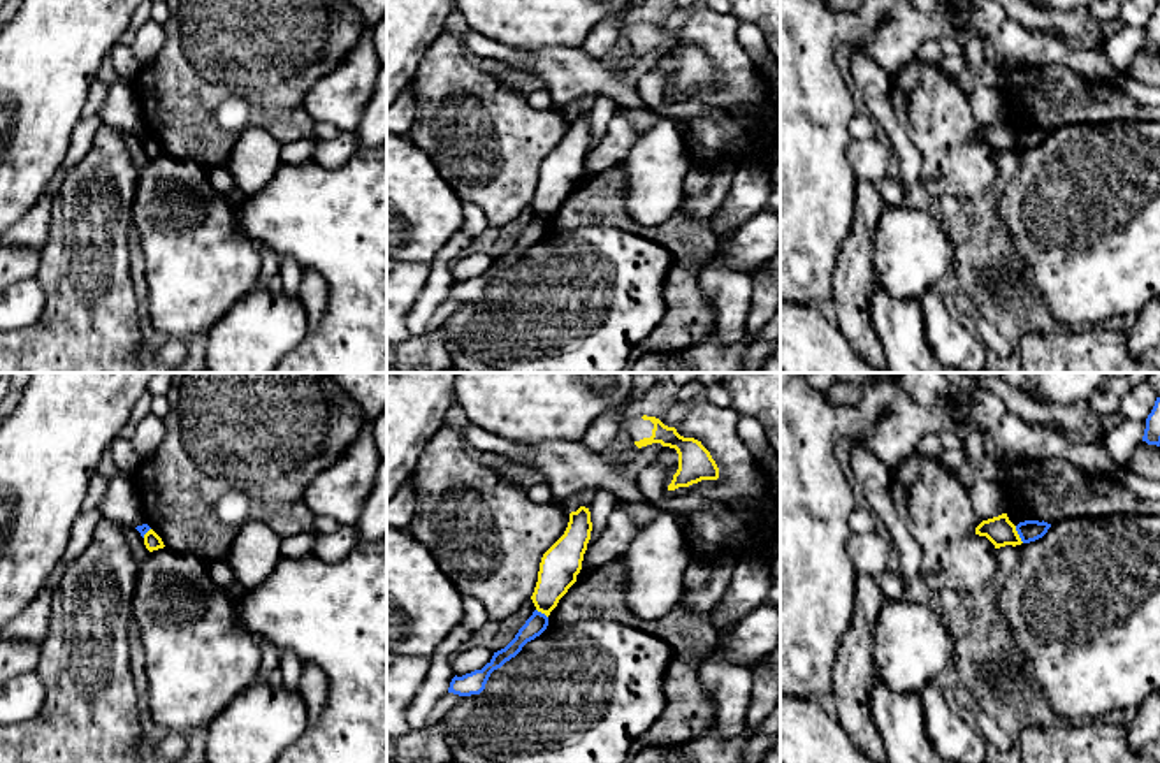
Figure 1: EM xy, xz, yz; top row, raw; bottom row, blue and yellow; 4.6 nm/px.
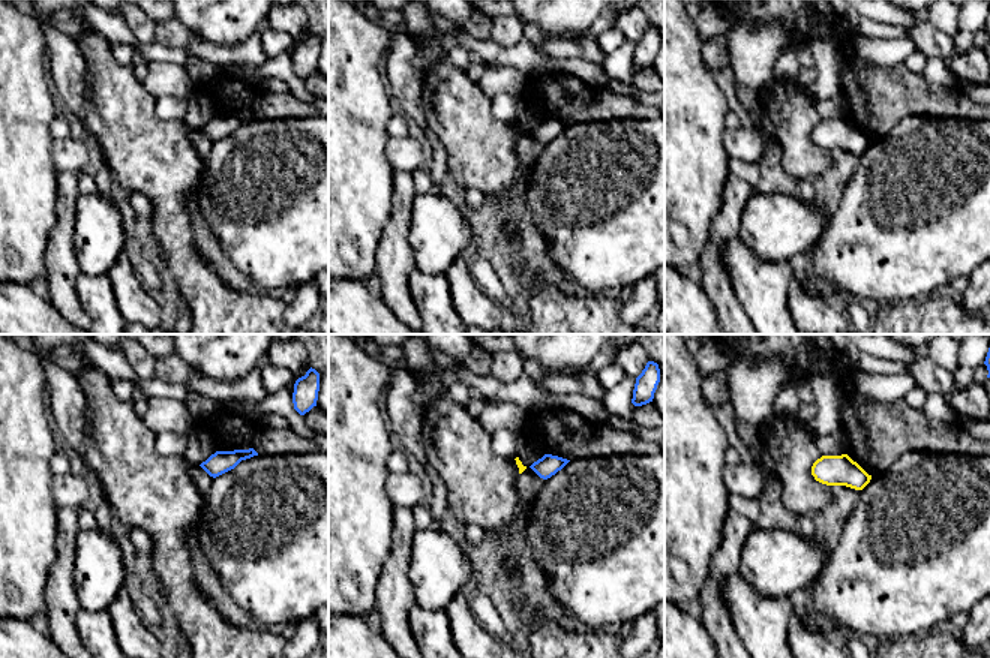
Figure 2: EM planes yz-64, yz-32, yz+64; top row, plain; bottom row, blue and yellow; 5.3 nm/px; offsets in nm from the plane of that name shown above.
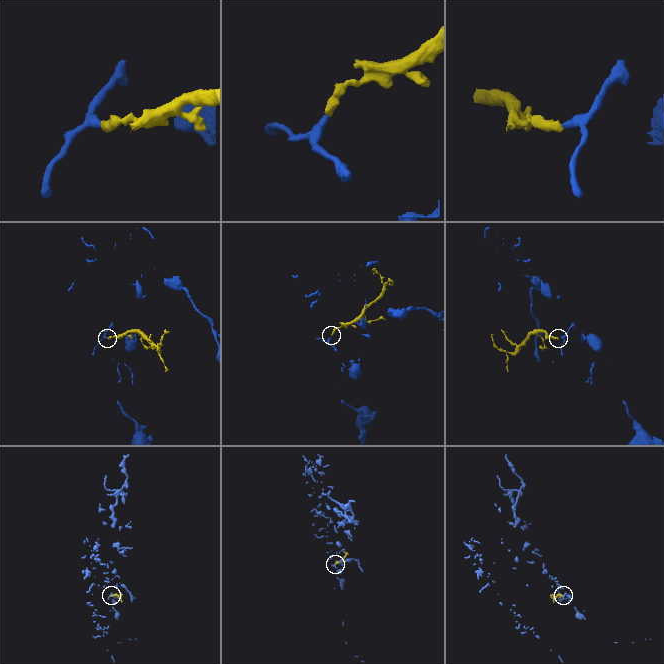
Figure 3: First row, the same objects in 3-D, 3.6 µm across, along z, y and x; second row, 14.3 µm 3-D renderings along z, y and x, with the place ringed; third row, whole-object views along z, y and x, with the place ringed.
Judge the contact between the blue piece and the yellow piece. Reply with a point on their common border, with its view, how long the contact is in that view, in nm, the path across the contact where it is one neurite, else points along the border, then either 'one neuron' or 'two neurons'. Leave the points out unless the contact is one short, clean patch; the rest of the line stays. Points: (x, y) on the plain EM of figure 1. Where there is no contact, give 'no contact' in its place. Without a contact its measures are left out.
meets blue in yz at (1018, 139); contact 90 nm long; border along yz (1014, 132), (1023, 148); two neurons

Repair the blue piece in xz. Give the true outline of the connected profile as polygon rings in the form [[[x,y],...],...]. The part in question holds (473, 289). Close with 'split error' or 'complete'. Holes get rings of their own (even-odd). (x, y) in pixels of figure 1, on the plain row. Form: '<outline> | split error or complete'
[[[538,216],[526,227],[526,230],[518,236],[515,244],[501,257],[494,258],[492,265],[482,274],[462,283],[453,283],[448,294],[448,299],[459,302],[480,301],[485,295],[485,290],[490,280],[501,274],[506,267],[515,264],[522,253],[540,243],[548,232],[548,223]]] | complete

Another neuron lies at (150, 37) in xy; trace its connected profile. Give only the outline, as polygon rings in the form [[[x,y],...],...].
[[[155,19],[146,21],[135,33],[132,53],[141,67],[148,67],[162,51],[165,42],[163,26]]]

